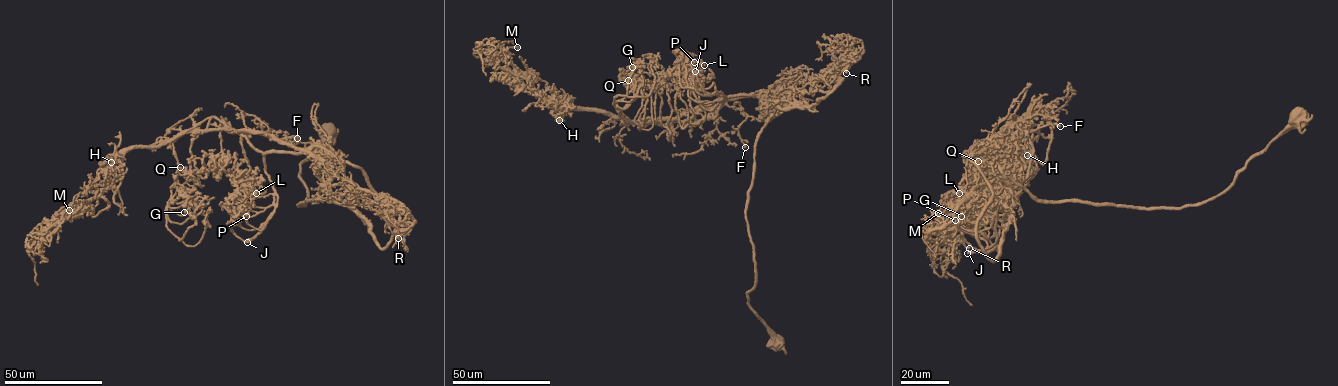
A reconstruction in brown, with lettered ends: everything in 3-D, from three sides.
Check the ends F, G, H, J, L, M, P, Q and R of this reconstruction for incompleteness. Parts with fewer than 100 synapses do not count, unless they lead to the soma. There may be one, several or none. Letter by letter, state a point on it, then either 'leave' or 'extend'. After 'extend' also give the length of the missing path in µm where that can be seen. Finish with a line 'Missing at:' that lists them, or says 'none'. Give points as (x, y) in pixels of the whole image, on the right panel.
F: place (1060, 126); leave
G: place (961, 216); leave
H: place (1027, 155); leave
J: place (967, 253); extend; missing 50 µm
L: place (959, 193); leave
M: place (938, 213); leave
P: place (955, 220); leave
Q: place (978, 161); leave
R: place (969, 248); leave
Missing at: J

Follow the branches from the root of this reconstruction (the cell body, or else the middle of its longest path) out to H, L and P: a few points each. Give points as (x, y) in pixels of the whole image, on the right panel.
H: (1296, 117), (1222, 193), (1181, 207), (1037, 199), (993, 158), (1013, 117), (1029, 118), (1014, 145), (1027, 155)
L: (1296, 117), (1195, 205), (1040, 201), (993, 158), (1005, 143), (1025, 165), (1004, 191), (1008, 210), (959, 193)
P: (1296, 117), (1181, 207), (1040, 201), (997, 143), (1025, 167), (988, 238), (955, 220)

